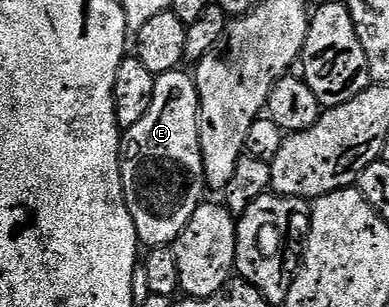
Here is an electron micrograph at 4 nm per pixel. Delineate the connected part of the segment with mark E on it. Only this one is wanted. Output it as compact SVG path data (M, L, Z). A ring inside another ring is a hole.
M170 70L168 73L159 74L154 79L152 104L149 105L148 112L144 114L143 119L133 126L130 131L130 137L134 146L130 152L132 157L121 161L122 187L125 190L124 199L126 206L129 208L129 215L132 216L133 223L136 226L137 236L141 245L146 248L167 247L176 241L177 237L182 233L187 222L189 222L194 211L197 210L200 203L203 201L202 196L206 191L205 172L203 168L203 154L200 148L199 132L198 132L198 108L197 108L197 86L194 85L194 78L191 73L184 73L184 70Z

